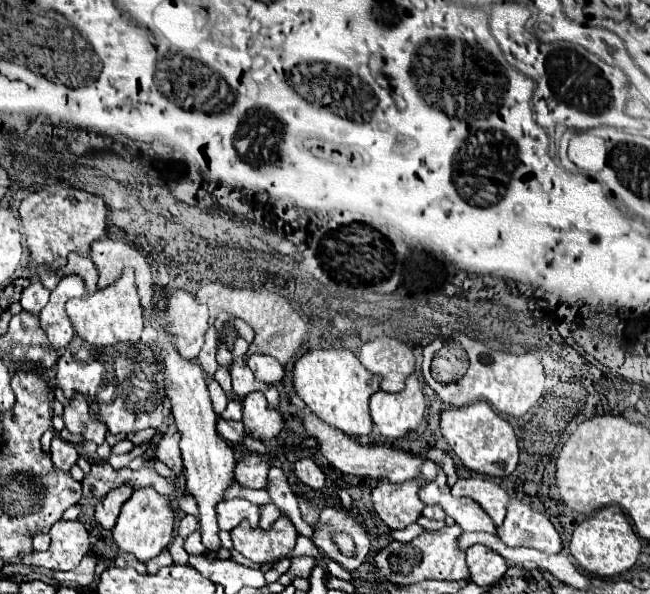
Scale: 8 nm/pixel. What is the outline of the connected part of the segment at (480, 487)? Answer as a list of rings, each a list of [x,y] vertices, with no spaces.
[[[459,478],[457,484],[451,488],[451,494],[455,496],[469,496],[473,498],[495,522],[495,526],[501,526],[507,514],[507,502],[509,496],[503,488],[499,488],[489,478]]]

